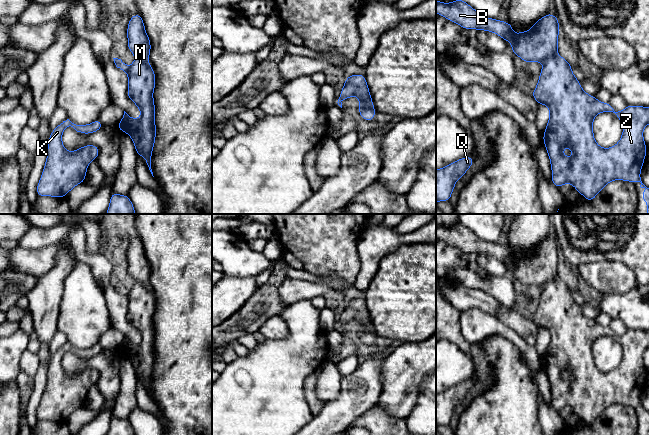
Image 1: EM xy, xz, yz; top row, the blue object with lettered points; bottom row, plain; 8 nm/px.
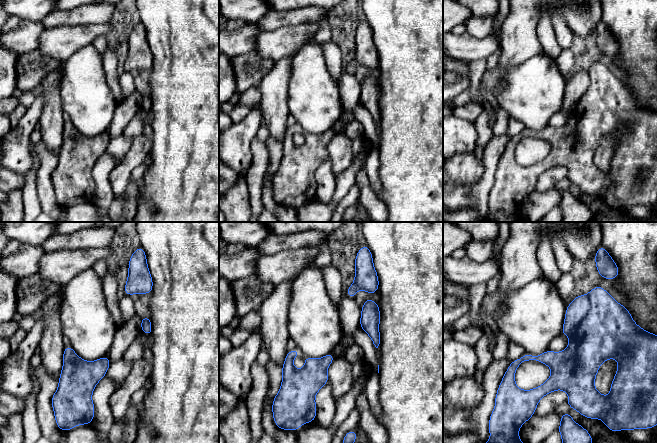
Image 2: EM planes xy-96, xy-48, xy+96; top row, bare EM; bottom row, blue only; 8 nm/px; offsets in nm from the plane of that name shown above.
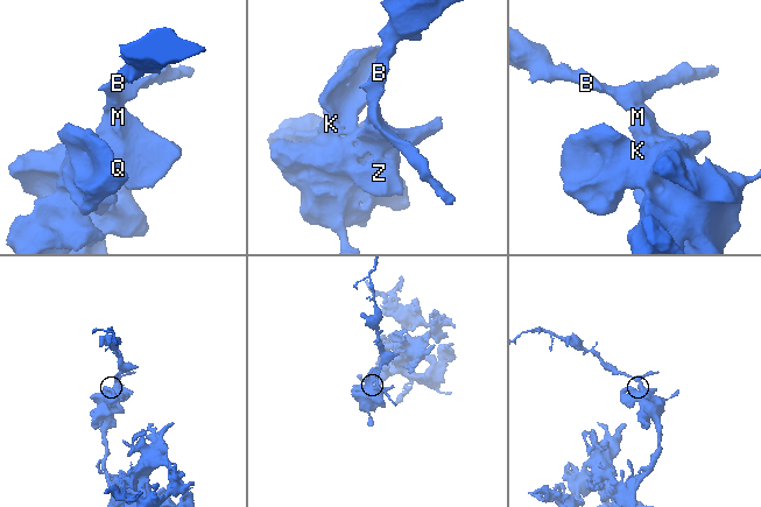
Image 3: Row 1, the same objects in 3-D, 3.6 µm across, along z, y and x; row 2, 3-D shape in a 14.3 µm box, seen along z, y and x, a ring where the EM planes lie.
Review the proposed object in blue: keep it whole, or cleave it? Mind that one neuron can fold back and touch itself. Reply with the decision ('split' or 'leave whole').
split

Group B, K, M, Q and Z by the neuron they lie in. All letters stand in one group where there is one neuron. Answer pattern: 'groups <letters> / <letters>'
groups B / K M Q Z

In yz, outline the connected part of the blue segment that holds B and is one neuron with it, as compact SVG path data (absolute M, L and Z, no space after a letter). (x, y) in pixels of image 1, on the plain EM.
M460 222L451 227L436 224L436 237L462 252L494 256L512 268L512 277L524 286L545 286L556 279L558 273L559 245L556 239L546 238L534 250L525 255L513 258L509 246L491 243L480 239Z

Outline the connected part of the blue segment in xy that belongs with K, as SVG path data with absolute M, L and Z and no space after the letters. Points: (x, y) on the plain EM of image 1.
M67 343L55 351L50 357L45 391L36 412L38 421L66 421L70 414L85 405L89 387L99 380L99 371L91 368L68 376L62 367L62 357L68 350L81 358L91 358L104 349L99 343L87 349L76 349Z

